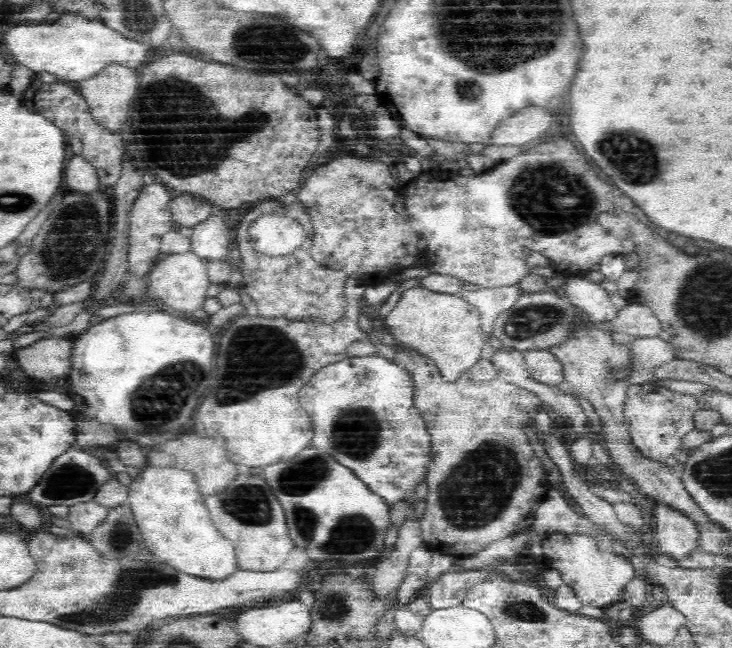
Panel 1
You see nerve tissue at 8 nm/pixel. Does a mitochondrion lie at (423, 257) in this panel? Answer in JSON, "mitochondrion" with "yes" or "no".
{"mitochondrion":"no"}

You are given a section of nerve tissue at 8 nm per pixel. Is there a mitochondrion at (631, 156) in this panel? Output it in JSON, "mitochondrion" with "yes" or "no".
{"mitochondrion":"yes"}

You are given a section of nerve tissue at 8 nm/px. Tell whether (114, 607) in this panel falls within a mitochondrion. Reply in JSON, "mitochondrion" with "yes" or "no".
{"mitochondrion":"yes"}

